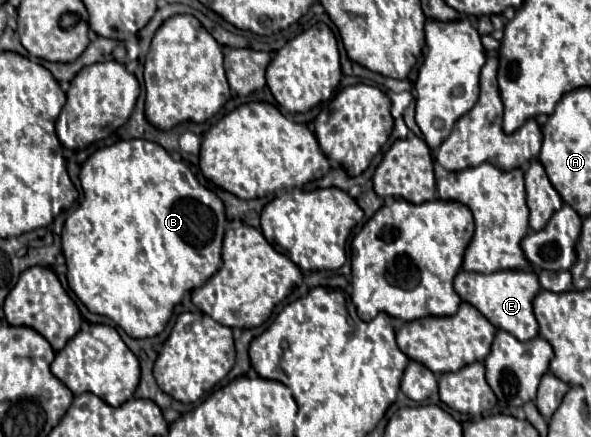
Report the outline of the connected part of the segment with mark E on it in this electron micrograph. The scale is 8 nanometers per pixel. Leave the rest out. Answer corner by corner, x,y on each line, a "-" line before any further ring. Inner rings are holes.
459,271
455,277
455,291
461,301
471,303
475,309
479,309
493,327
513,333
513,337
517,337
519,341
529,341
539,335
539,325
533,315
533,299
541,291
541,287
535,273
497,271
491,275
483,275

